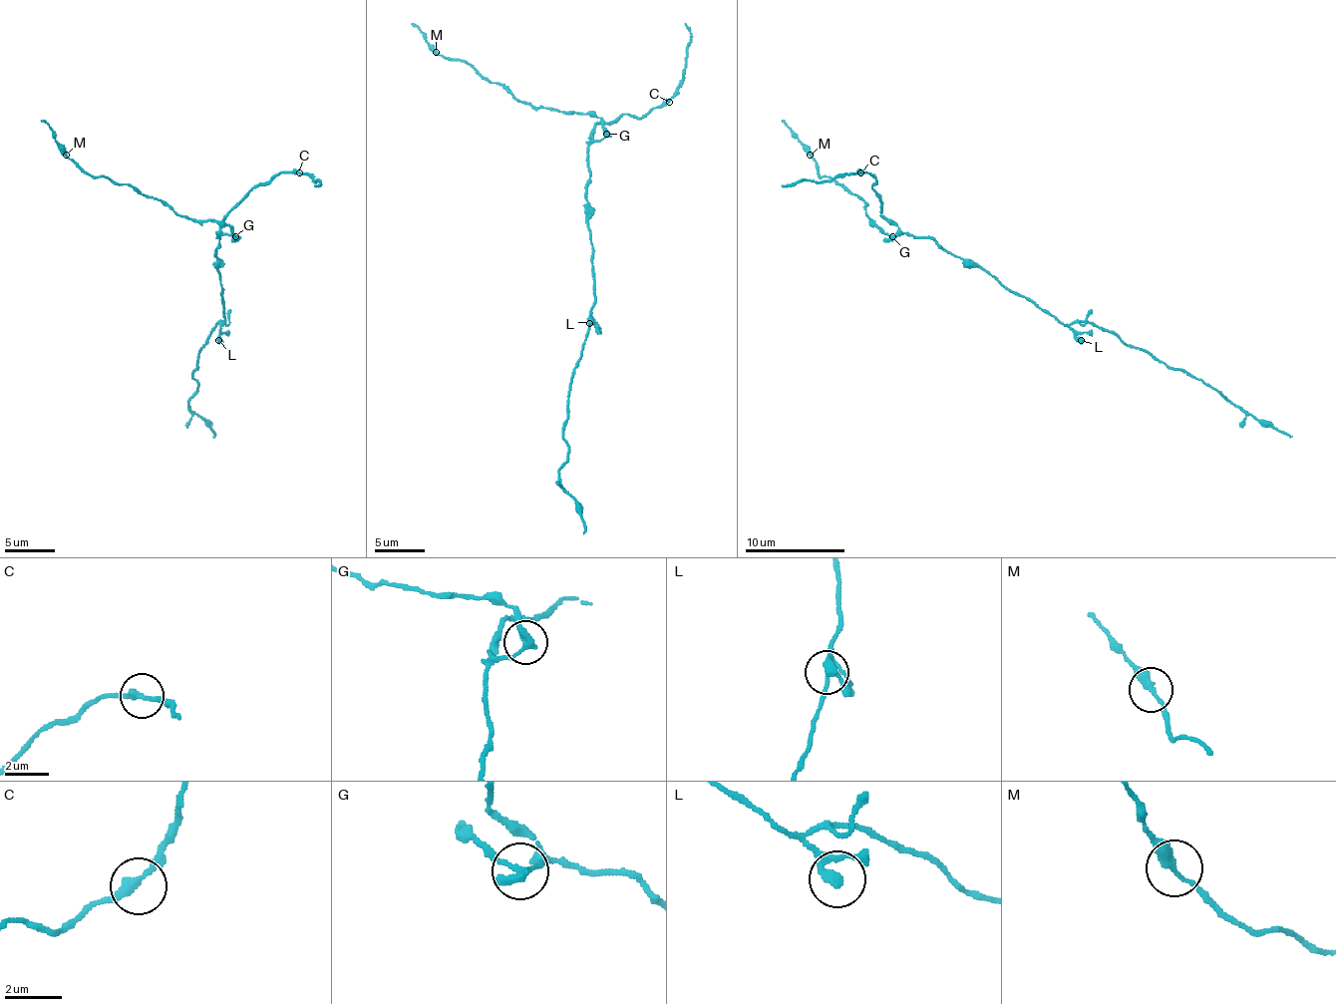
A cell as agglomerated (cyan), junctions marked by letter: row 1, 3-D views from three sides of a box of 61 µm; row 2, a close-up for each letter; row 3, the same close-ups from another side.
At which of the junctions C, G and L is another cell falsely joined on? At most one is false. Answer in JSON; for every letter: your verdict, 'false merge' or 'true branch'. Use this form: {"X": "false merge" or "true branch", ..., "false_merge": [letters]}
{"C": "true branch", "G": "false merge", "L": "true branch", "false_merge": ["G"]}

